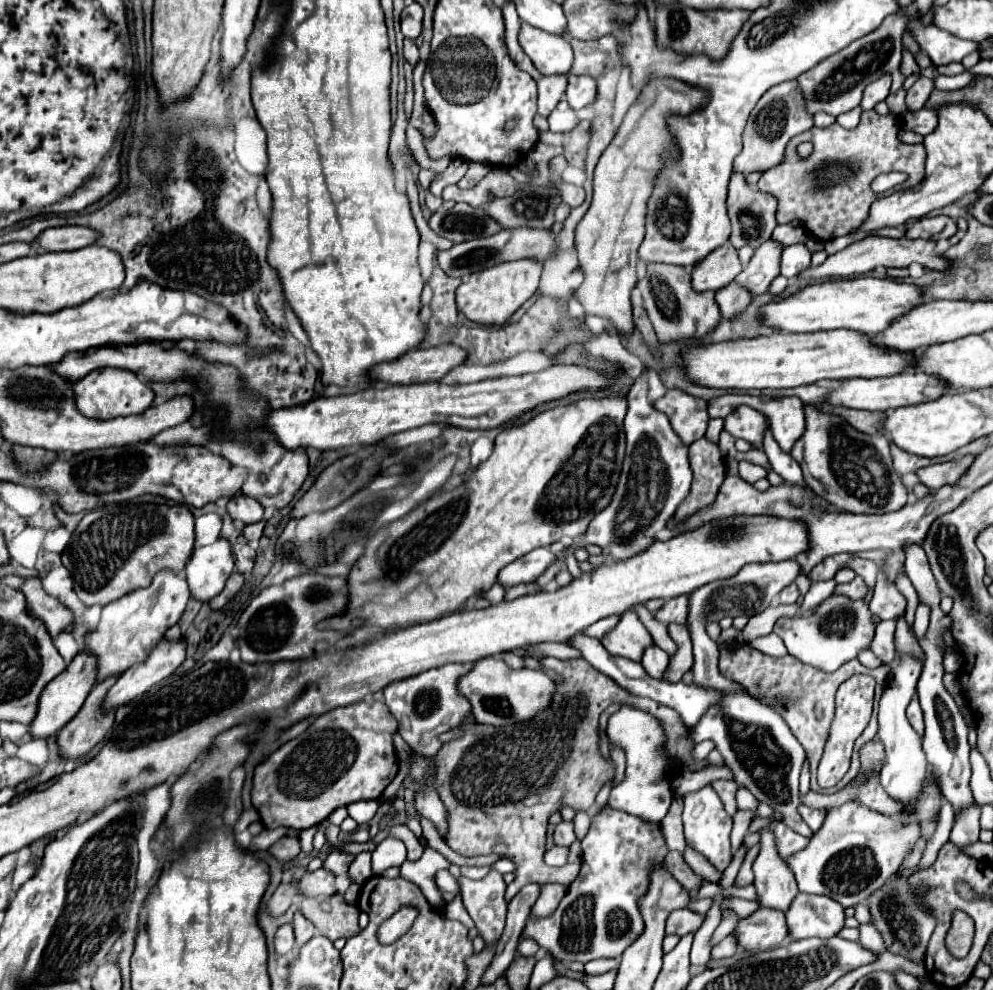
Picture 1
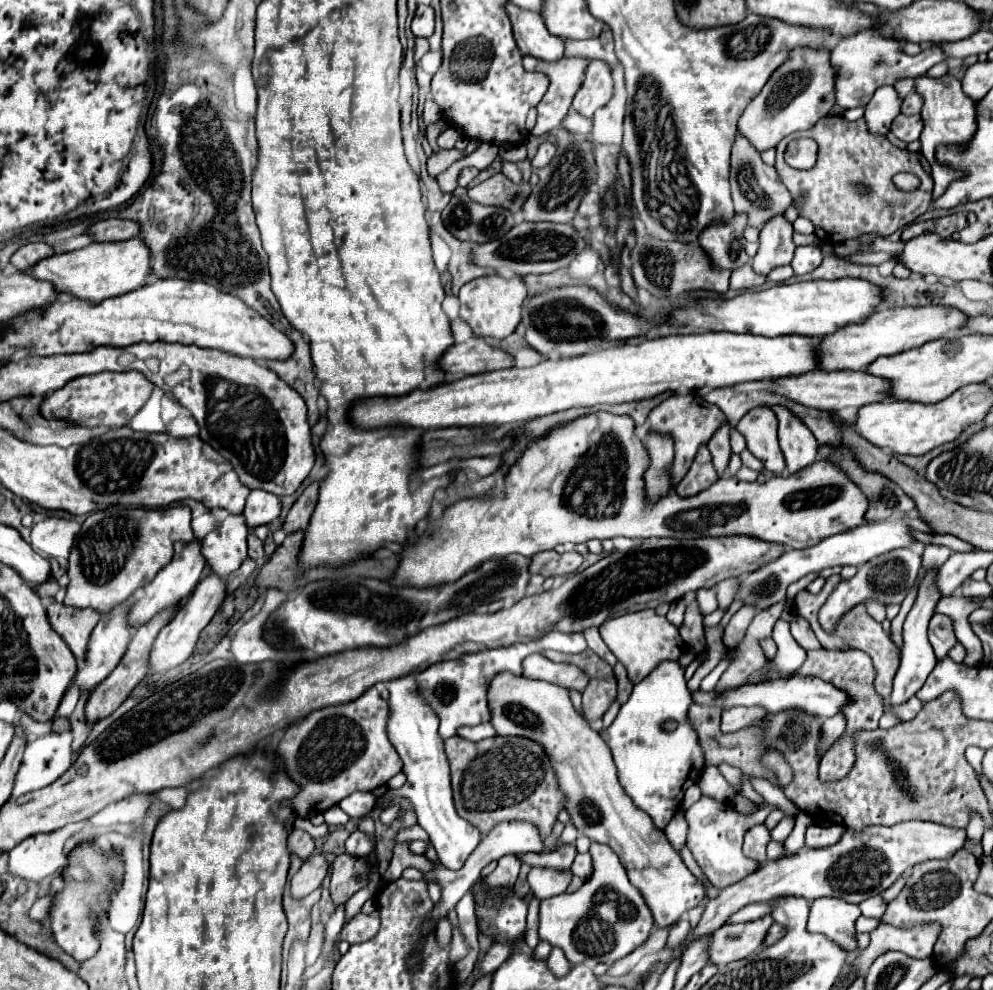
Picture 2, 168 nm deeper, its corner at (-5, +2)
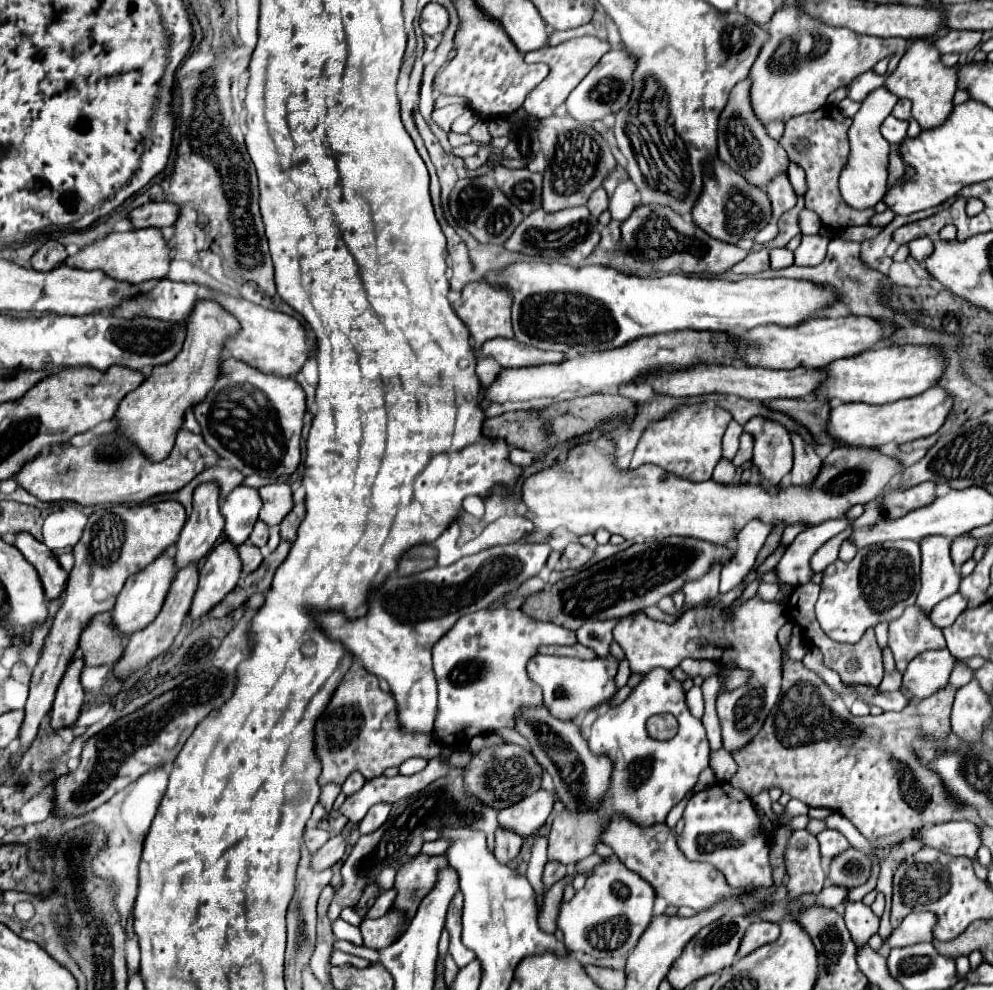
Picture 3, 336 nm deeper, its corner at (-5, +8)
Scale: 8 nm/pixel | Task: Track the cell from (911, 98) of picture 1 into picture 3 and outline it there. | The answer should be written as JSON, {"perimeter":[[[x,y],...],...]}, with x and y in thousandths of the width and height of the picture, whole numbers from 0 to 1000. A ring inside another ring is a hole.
{"perimeter":[[[905,101],[897,115],[905,121],[915,121],[917,119],[917,103],[915,101]]]}

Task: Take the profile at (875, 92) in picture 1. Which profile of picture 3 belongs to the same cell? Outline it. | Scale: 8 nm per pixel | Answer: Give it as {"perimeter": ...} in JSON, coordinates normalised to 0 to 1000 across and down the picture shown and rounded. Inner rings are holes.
{"perimeter":[[[891,87],[879,91],[873,101],[869,101],[867,111],[859,117],[859,125],[855,129],[855,143],[857,156],[855,164],[847,174],[845,190],[849,202],[861,212],[879,210],[893,194],[893,168],[895,168],[895,143],[887,137],[885,125],[897,115],[899,107],[903,105],[901,95],[891,91]]]}

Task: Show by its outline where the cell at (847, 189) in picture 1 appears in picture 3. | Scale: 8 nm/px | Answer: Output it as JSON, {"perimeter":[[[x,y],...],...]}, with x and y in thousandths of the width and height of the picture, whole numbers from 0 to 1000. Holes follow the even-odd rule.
{"perimeter":[[[829,107],[817,115],[801,117],[793,123],[791,135],[784,141],[791,147],[795,162],[803,164],[813,176],[813,194],[811,194],[811,208],[825,216],[827,224],[839,232],[849,232],[853,228],[867,228],[873,226],[881,212],[859,212],[853,208],[845,196],[845,174],[853,166],[855,159],[854,131],[858,125],[857,119],[851,119],[843,107]],[[813,139],[813,152],[803,152],[803,143]]]}

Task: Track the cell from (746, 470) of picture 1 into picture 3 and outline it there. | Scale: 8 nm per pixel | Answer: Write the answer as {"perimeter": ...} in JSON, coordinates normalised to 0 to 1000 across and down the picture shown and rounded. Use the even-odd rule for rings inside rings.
{"perimeter":[[[748,436],[746,438],[746,444],[744,444],[744,455],[742,455],[740,463],[738,463],[738,469],[740,471],[746,471],[746,469],[754,467],[756,461],[758,461],[758,442],[756,442],[756,438]]]}

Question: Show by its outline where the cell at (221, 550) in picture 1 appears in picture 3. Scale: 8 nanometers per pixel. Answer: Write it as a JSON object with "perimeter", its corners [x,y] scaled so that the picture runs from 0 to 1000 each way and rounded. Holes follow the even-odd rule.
{"perimeter":[[[245,489],[239,491],[223,509],[229,545],[233,545],[237,552],[245,549],[261,523],[261,515],[263,515],[261,495]]]}

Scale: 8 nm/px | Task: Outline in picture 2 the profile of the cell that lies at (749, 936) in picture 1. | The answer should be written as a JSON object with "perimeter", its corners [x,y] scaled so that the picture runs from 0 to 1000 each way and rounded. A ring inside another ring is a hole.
{"perimeter":[[[768,925],[768,929],[750,933],[728,933],[724,939],[718,941],[718,947],[714,952],[716,972],[722,976],[730,976],[762,962],[776,933],[776,925]]]}

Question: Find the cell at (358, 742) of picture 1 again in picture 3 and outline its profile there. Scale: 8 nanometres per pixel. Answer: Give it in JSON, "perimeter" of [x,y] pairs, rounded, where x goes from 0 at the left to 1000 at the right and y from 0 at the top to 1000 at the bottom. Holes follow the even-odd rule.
{"perimeter":[[[360,675],[355,685],[345,687],[341,691],[341,695],[337,697],[331,713],[327,715],[327,719],[319,727],[317,758],[319,758],[319,764],[325,772],[321,792],[327,794],[331,790],[345,792],[347,786],[355,778],[362,778],[370,788],[374,788],[374,786],[384,784],[388,780],[388,776],[404,774],[408,768],[418,766],[418,764],[428,766],[428,768],[440,766],[444,762],[444,749],[436,741],[402,741],[402,729],[398,729],[398,709],[394,709],[394,701],[388,701],[382,695],[382,687],[378,685],[378,681],[370,681],[370,677]]]}

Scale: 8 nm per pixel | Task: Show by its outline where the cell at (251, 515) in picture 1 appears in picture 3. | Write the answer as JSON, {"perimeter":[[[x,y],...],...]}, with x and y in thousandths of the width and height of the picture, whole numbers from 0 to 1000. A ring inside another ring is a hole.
{"perimeter":[[[287,487],[271,489],[271,491],[261,493],[261,499],[265,503],[265,513],[263,513],[261,523],[271,531],[283,529],[283,525],[295,513],[295,499],[293,499],[291,489],[287,489]]]}

